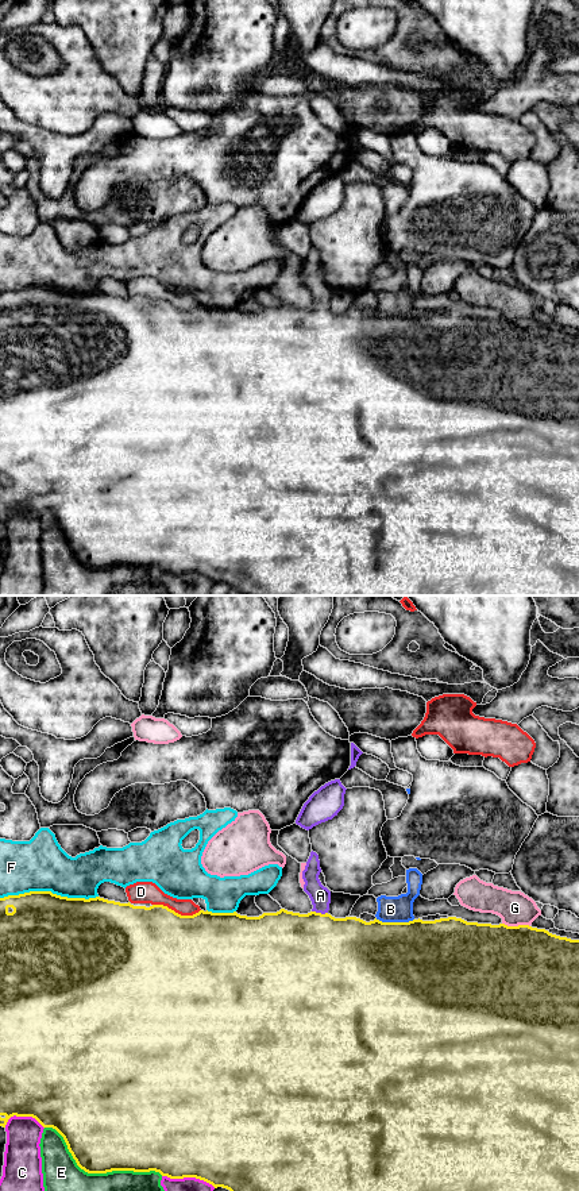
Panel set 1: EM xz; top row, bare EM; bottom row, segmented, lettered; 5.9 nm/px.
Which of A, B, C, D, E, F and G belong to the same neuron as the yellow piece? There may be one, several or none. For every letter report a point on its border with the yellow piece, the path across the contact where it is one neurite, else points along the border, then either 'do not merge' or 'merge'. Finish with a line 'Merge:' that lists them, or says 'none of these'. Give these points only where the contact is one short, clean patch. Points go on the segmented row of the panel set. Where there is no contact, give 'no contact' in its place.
A: contact xz (320, 913); way xz (316, 955), (320, 913), (320, 895); merge
B: contact xz (394, 922); do not merge
C: contact xz (189, 1176); do not merge
D: contact xz (177, 913); do not merge
E: contact xz (97, 1172); do not merge
F: contact xz (49, 891); do not merge
G: contact xz (516, 927); do not merge
Merge: A

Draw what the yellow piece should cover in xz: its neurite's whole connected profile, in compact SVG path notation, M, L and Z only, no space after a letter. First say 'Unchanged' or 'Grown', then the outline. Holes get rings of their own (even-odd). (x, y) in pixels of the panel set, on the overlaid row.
Grown. M312 851L312 852L310 852L310 856L309 856L309 859L308 859L308 862L306 862L306 866L305 866L305 870L304 870L304 871L302 871L302 879L304 879L304 882L305 882L305 884L304 884L304 891L305 891L305 893L306 893L306 894L308 894L308 895L309 895L309 898L310 898L310 901L312 901L312 905L313 905L313 909L312 909L312 911L310 911L310 913L308 913L308 914L300 914L300 913L293 913L293 911L287 911L287 910L285 910L285 909L281 909L281 910L279 910L279 911L277 911L277 913L263 913L263 914L262 914L262 916L259 916L259 917L247 917L247 916L240 916L240 914L238 914L238 913L236 913L236 911L233 911L233 913L212 913L212 911L208 911L208 910L206 910L206 911L204 911L204 910L200 910L200 911L198 911L198 913L196 913L196 914L193 914L193 916L181 916L181 914L178 914L178 913L175 913L175 911L174 911L174 910L171 910L171 909L169 909L169 907L167 907L167 906L163 906L163 905L153 905L153 906L150 906L150 907L146 907L146 906L134 906L134 905L131 905L131 903L130 903L130 902L128 902L128 903L120 903L120 902L115 902L115 901L108 901L108 899L104 899L104 898L100 898L100 897L96 897L96 898L89 898L89 899L85 899L85 898L67 898L67 897L61 897L61 895L57 895L57 894L53 894L53 893L51 893L51 891L30 891L30 893L24 893L24 894L19 894L19 895L8 895L8 897L4 897L4 898L0 898L0 1115L1 1115L1 1117L0 1117L0 1126L3 1126L3 1128L5 1128L5 1125L7 1125L7 1122L8 1122L8 1119L9 1119L9 1118L11 1118L11 1117L13 1117L13 1115L16 1115L16 1117L32 1117L32 1118L35 1118L35 1119L36 1119L36 1121L38 1121L38 1122L39 1122L39 1123L40 1123L40 1125L42 1125L42 1126L43 1126L43 1128L53 1128L53 1129L55 1129L55 1130L57 1130L57 1132L58 1132L58 1133L59 1133L59 1134L61 1134L61 1136L62 1136L62 1137L63 1137L63 1140L65 1140L65 1142L66 1142L66 1145L67 1145L67 1149L69 1149L69 1152L70 1152L70 1153L72 1153L72 1156L73 1156L73 1159L74 1159L74 1160L76 1160L76 1163L77 1163L77 1165L78 1165L78 1167L80 1167L80 1168L81 1168L81 1169L84 1169L84 1171L85 1171L85 1172L88 1172L88 1173L107 1173L107 1172L112 1172L112 1171L134 1171L134 1172L150 1172L150 1171L155 1171L155 1172L159 1172L159 1173L161 1173L161 1175L162 1175L162 1176L167 1176L167 1177L170 1177L170 1179L184 1179L184 1177L196 1177L196 1179L200 1179L200 1180L204 1180L204 1182L206 1182L206 1183L209 1183L209 1184L212 1184L212 1186L213 1186L213 1187L215 1187L215 1188L217 1188L217 1187L223 1187L223 1188L227 1188L227 1190L229 1190L229 1191L579 1191L579 940L571 940L571 938L567 938L567 937L560 937L560 936L556 936L556 934L552 934L552 933L549 933L549 932L548 932L548 930L545 930L545 929L537 929L537 928L532 928L532 926L529 926L529 925L518 925L518 926L507 926L507 925L505 925L505 924L499 924L499 925L491 925L491 924L478 924L478 922L467 922L467 921L464 921L464 920L462 920L462 918L456 918L456 917L448 917L448 918L440 918L440 920L435 920L435 921L422 921L422 920L420 920L420 918L418 918L418 920L413 920L413 921L409 921L409 922L382 922L382 921L379 921L379 920L377 920L377 918L375 918L375 920L374 920L374 921L370 921L370 922L366 922L366 921L363 921L363 920L360 920L360 918L356 918L356 917L346 917L346 918L335 918L335 917L332 917L332 916L331 916L331 914L329 914L329 913L328 913L328 910L329 910L329 903L331 903L331 891L329 891L329 890L328 890L328 889L327 889L327 887L324 887L324 886L323 886L323 884L321 884L321 882L320 882L320 879L319 879L319 875L320 875L320 872L321 872L321 868L320 868L320 860L319 860L319 855L317 855L317 853L316 853L316 852L313 852L313 851Z

